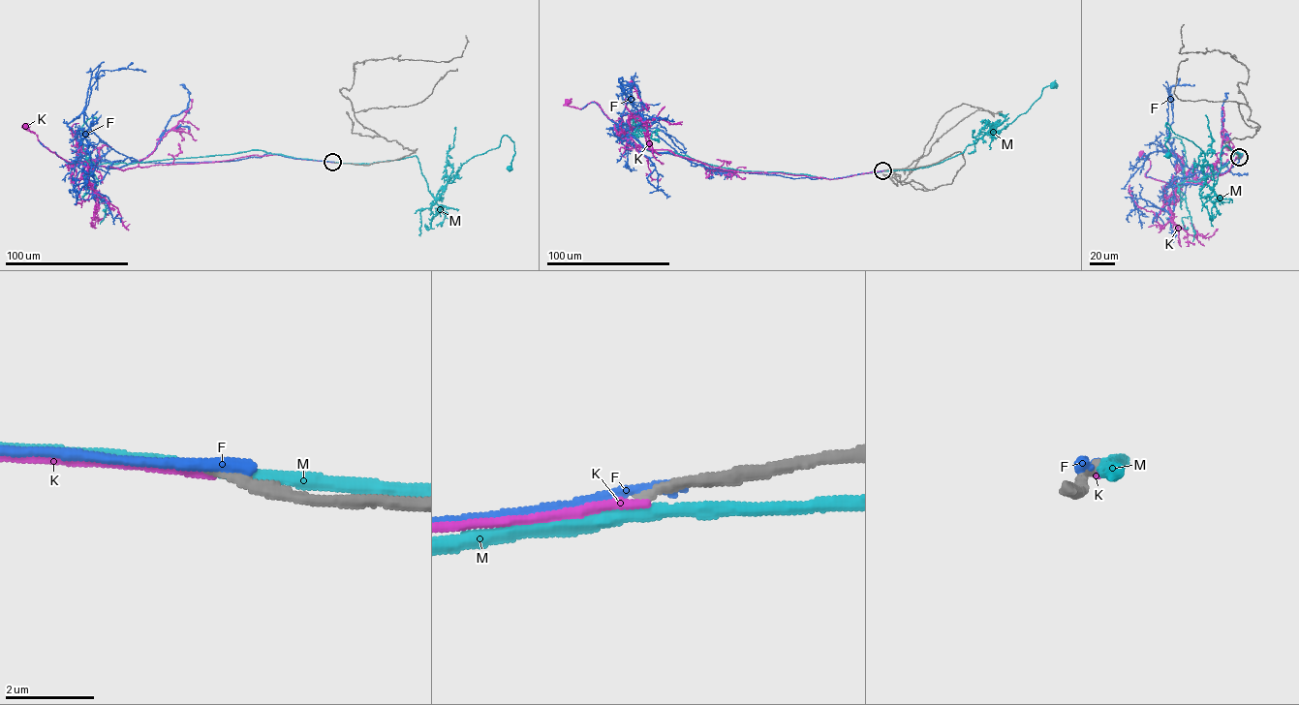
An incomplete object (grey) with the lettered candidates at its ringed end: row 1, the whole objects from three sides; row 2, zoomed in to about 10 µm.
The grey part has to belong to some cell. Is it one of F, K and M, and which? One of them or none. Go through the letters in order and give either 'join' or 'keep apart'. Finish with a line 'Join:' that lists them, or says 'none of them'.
F: keep apart
K: keep apart
M: keep apart
Join: none of them

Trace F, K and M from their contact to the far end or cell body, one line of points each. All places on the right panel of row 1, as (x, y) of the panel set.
F: (1238, 157), (1202, 185), (1182, 183), (1183, 168), (1167, 137), (1173, 114), (1166, 81)
K: (1239, 157), (1242, 154), (1236, 157), (1229, 170), (1205, 185), (1168, 184), (1145, 175), (1150, 161), (1142, 153)
M: (1239, 157), (1227, 145), (1221, 149), (1214, 187), (1203, 152), (1176, 135), (1167, 122), (1168, 155)

